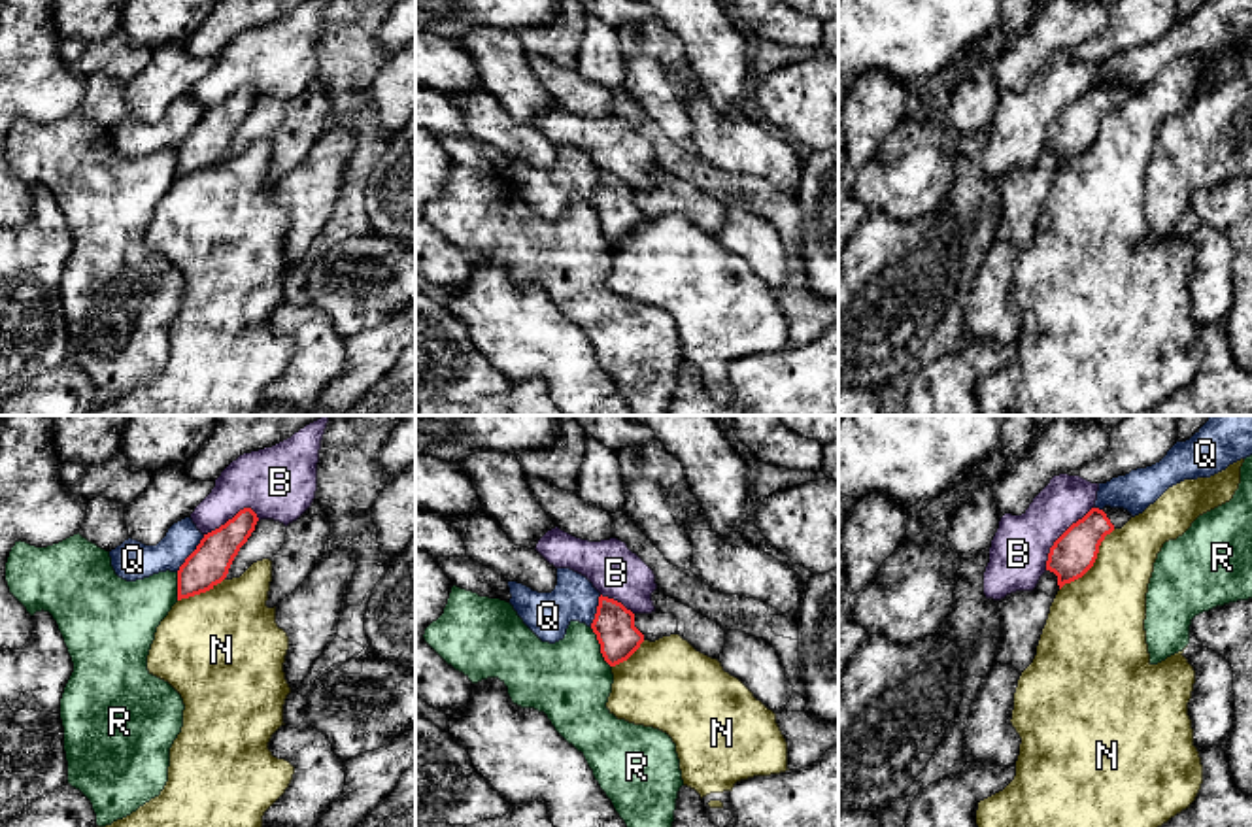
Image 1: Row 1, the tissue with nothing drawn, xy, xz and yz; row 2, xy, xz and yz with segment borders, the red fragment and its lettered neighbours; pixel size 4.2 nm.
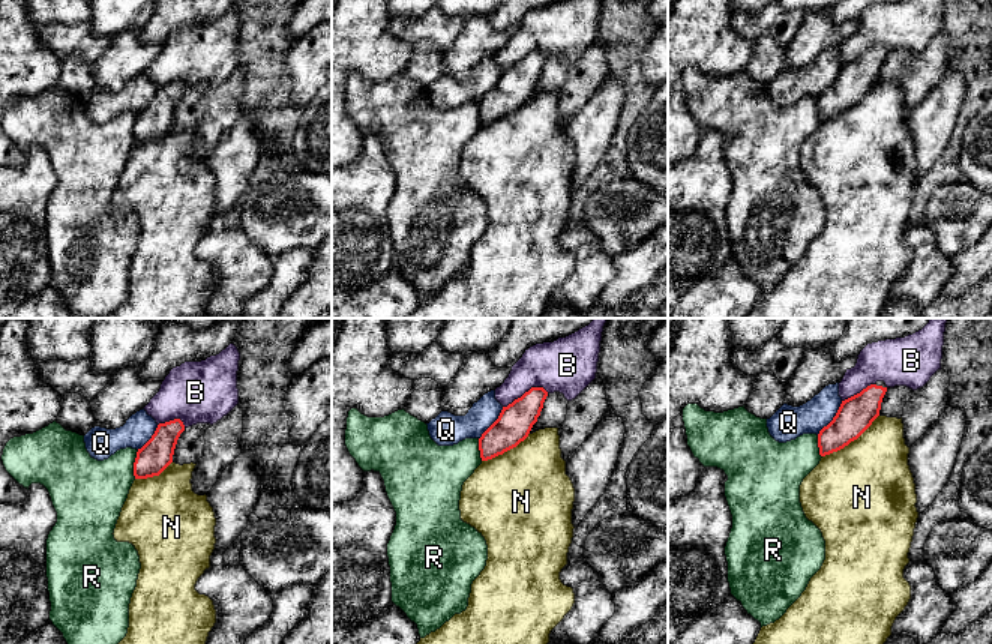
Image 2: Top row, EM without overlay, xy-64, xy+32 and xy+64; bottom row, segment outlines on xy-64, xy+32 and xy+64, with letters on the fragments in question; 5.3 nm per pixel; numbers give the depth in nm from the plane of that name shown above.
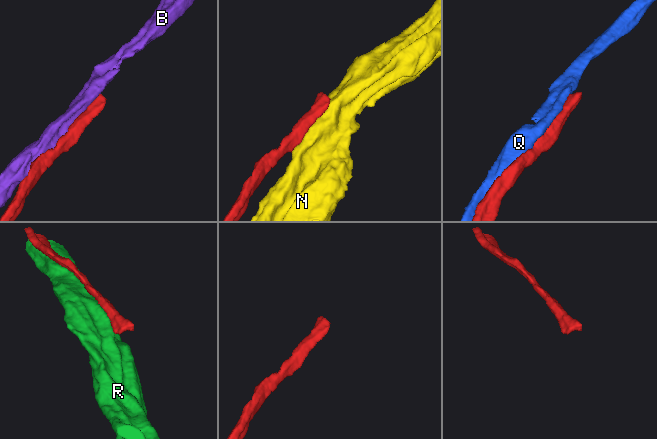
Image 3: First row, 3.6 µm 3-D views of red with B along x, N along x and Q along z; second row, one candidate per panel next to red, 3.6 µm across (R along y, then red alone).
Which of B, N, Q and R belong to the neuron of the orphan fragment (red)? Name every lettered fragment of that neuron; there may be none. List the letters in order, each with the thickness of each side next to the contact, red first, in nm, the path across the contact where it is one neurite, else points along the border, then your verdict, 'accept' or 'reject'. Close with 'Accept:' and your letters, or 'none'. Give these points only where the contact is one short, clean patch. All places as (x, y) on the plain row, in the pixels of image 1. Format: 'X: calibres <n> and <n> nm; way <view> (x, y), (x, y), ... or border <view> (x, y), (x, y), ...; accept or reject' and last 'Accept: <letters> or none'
B: calibres 190 and 240 nm; reject
N: calibres 190 and 400 nm; reject
Q: calibres 180 and 160 nm; reject
R: calibres 180 and 340 nm; reject
Accept: none

